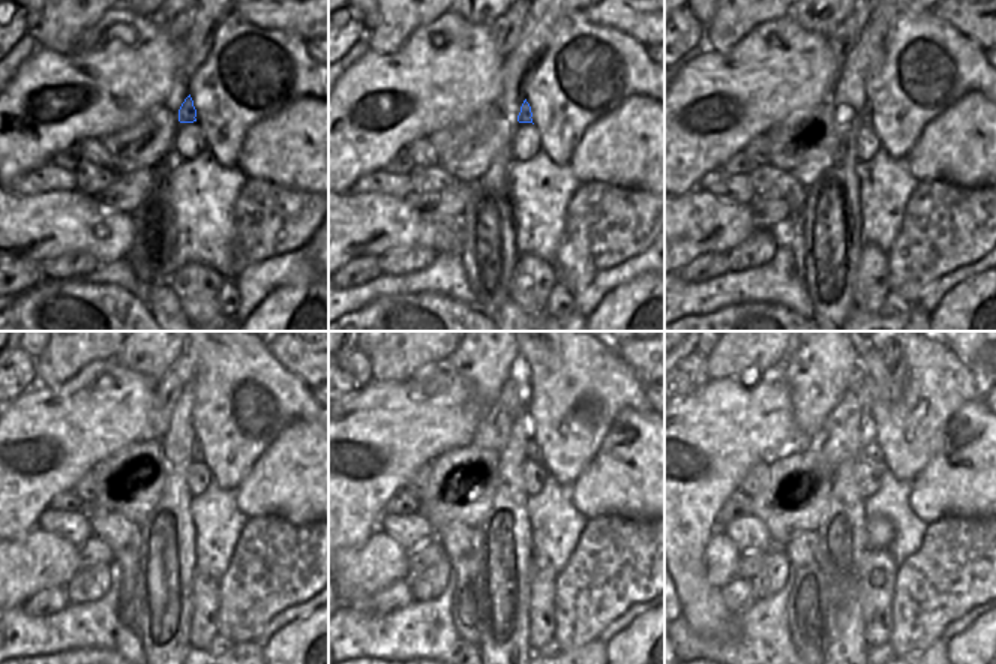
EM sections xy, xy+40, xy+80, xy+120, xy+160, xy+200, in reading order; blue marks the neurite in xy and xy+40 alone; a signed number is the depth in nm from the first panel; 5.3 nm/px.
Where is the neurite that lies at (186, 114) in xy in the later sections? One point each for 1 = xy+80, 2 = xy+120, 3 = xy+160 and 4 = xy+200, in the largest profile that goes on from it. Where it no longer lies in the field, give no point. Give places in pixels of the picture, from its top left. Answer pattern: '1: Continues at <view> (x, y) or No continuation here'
1: Continues at xy+80 (866, 113)
2: Continues at xy+120 (195, 451)
3: Continues at xy+160 (534, 454)
4: Continues at xy+200 (870, 453)

